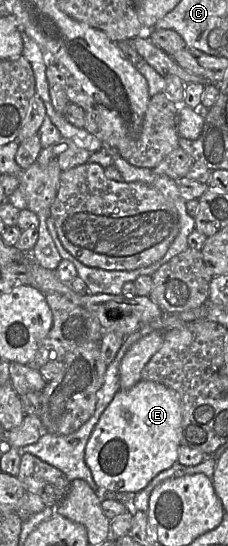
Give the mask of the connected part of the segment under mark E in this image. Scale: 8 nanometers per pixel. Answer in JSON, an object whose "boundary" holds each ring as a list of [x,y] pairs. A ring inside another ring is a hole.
{"boundary":[[[140,380],[136,385],[134,385],[128,390],[119,389],[110,404],[100,416],[100,419],[95,425],[94,430],[92,431],[92,434],[90,435],[90,438],[85,447],[85,463],[89,467],[95,483],[100,488],[105,488],[120,493],[136,494],[143,490],[154,477],[156,477],[162,471],[171,468],[178,461],[178,448],[180,445],[181,424],[182,413],[180,400],[178,394],[174,390],[164,386],[163,384],[145,380]],[[125,413],[131,414],[130,420],[127,420],[125,418]]]}

